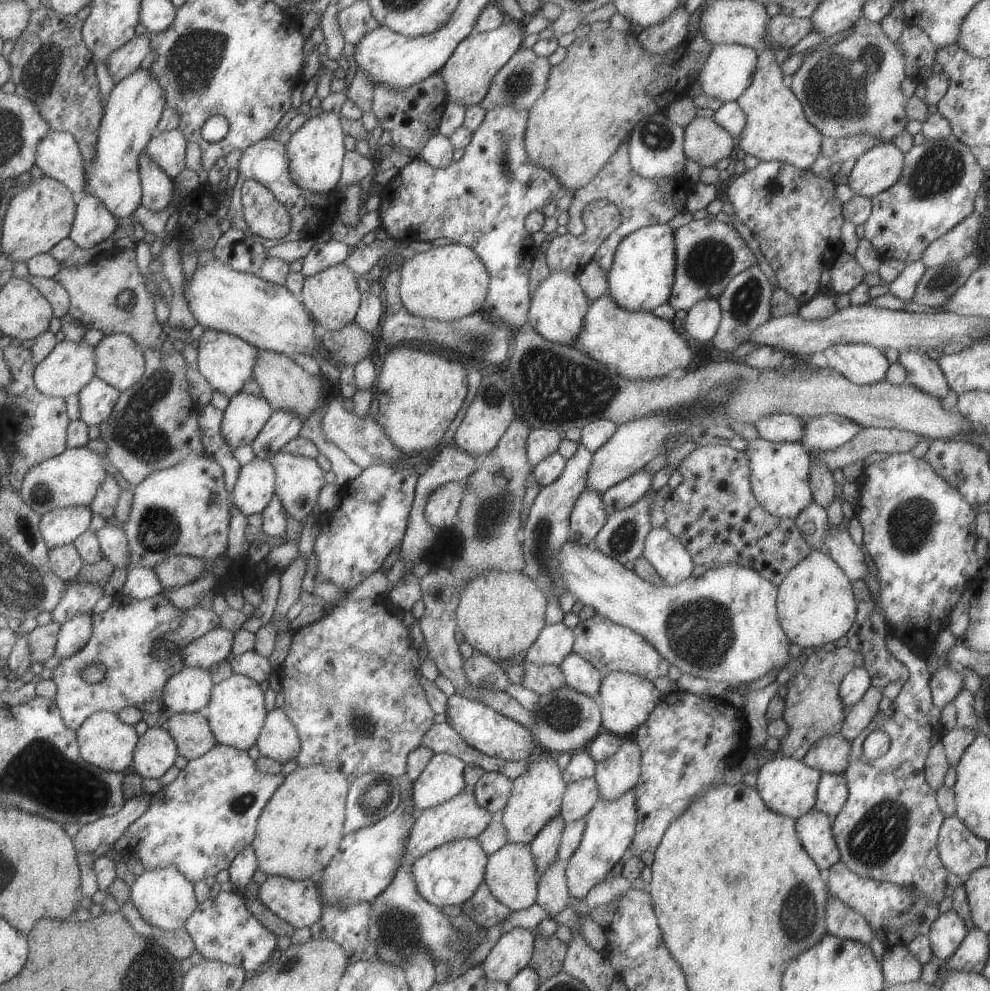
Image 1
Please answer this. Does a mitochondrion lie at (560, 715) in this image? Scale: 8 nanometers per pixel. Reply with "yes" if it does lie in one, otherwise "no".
yes

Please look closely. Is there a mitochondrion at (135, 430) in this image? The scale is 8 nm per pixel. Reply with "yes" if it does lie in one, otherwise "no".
yes

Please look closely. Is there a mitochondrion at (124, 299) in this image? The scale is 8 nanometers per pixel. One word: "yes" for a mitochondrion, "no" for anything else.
yes

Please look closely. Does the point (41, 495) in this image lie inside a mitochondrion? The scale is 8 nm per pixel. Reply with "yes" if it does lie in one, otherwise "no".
yes

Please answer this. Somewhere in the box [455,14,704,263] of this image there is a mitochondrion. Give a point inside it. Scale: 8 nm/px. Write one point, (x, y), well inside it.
(522, 82)

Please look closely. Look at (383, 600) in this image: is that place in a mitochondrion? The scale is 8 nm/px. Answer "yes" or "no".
no

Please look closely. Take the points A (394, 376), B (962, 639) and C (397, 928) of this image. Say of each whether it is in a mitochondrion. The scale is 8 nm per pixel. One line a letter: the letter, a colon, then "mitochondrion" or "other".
A: other
B: other
C: mitochondrion

